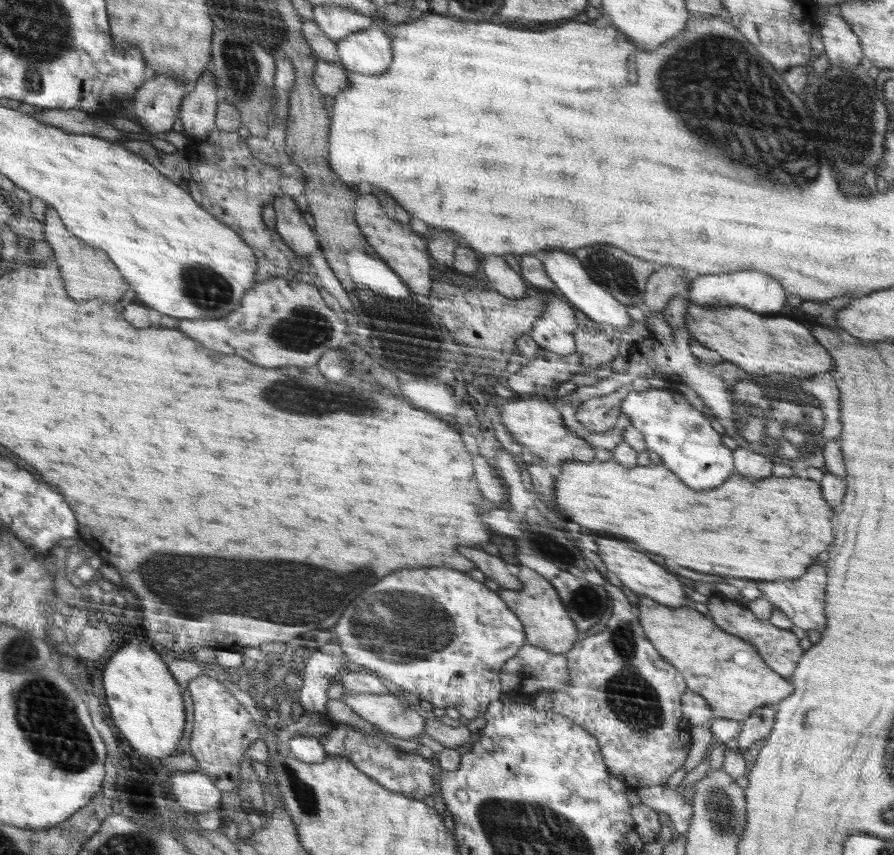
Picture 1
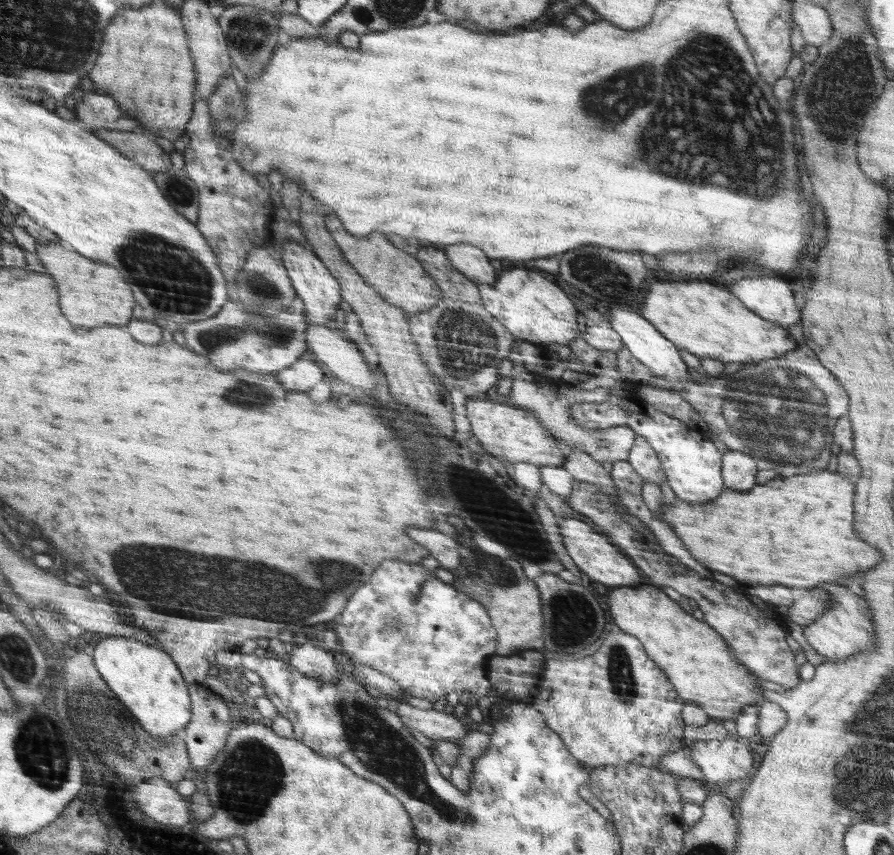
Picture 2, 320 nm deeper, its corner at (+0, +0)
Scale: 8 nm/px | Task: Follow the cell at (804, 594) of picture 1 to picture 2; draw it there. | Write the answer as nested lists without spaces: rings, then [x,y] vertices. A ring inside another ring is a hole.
[[[824,584],[819,586],[829,596],[829,607],[826,613],[814,622],[804,625],[804,637],[808,644],[824,656],[825,661],[840,662],[857,652],[863,652],[875,644],[875,630],[870,618],[867,602],[864,598],[852,593],[848,587],[838,584]]]

